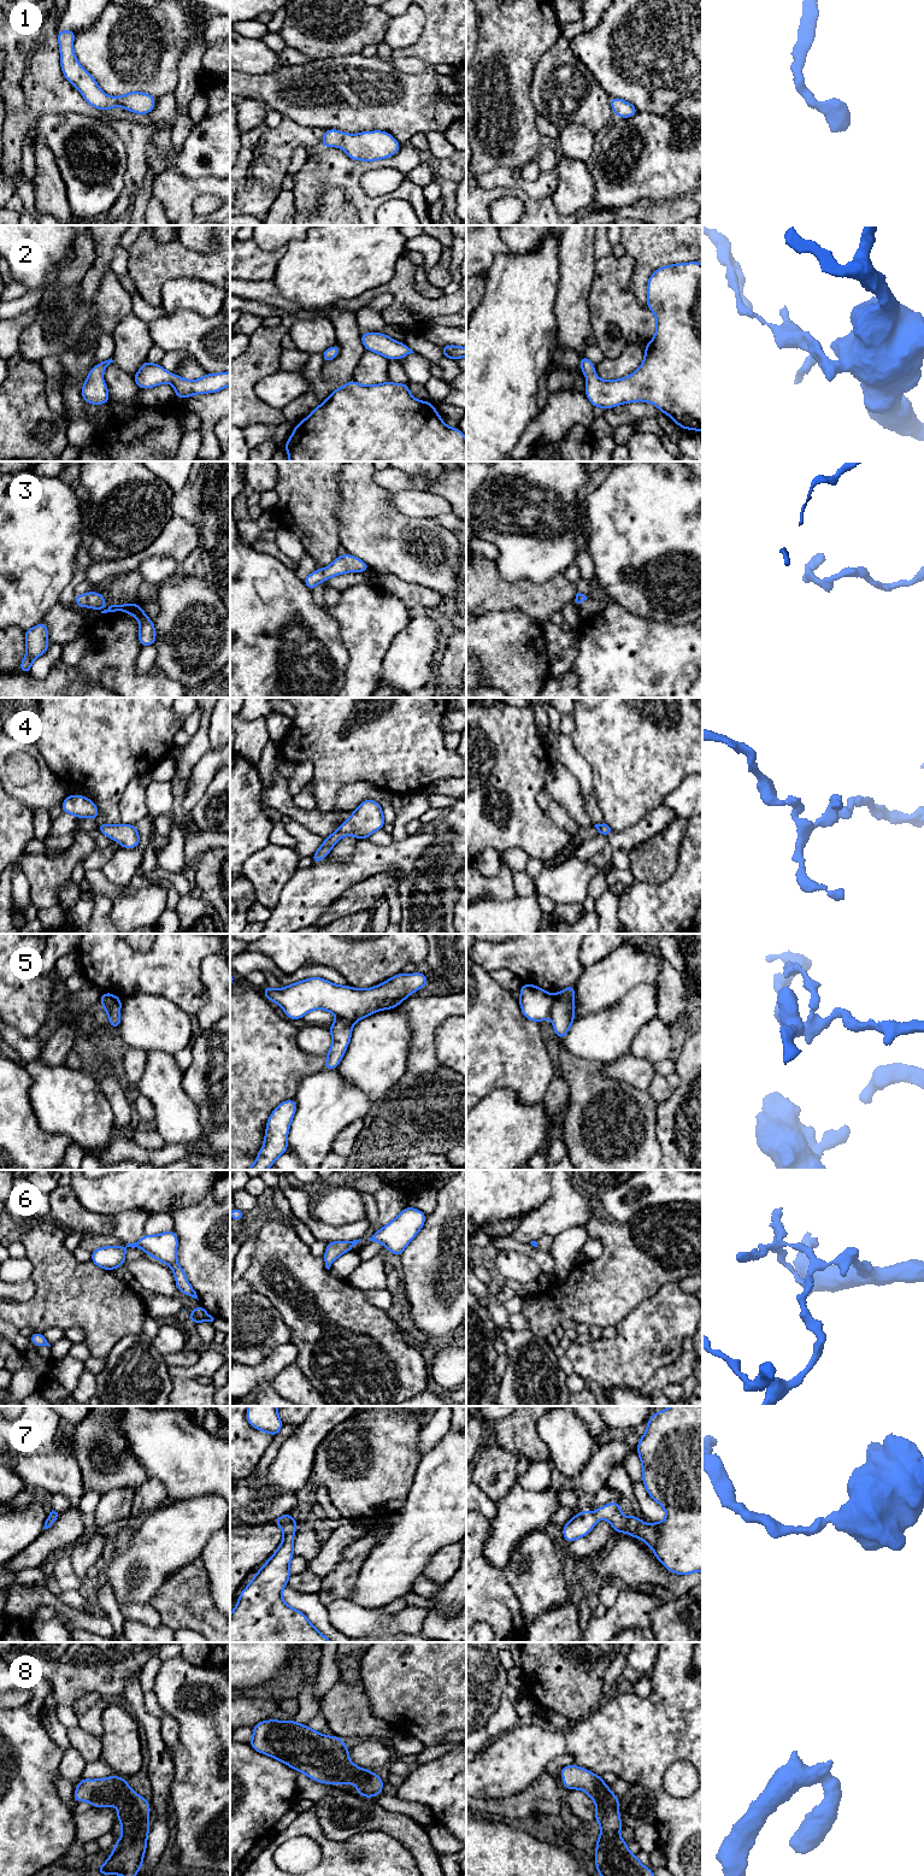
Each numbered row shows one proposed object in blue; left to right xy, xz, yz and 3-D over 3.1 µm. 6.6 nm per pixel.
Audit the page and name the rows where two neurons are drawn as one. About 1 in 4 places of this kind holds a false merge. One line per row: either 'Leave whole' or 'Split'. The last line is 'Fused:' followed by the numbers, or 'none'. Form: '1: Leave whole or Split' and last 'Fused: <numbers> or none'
1: Leave whole
2: Leave whole
3: Leave whole
4: Leave whole
5: Split
6: Leave whole
7: Leave whole
8: Leave whole
Fused: 5

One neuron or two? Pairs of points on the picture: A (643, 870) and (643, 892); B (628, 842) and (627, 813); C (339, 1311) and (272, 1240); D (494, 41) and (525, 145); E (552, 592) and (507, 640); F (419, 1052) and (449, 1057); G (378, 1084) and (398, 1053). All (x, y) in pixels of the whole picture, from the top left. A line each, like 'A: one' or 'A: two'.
A: two
B: two
C: one
D: one
E: two
F: two
G: one

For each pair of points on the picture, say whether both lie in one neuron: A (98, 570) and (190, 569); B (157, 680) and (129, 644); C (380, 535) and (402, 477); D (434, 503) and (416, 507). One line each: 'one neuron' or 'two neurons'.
A: two neurons
B: one neuron
C: two neurons
D: one neuron

